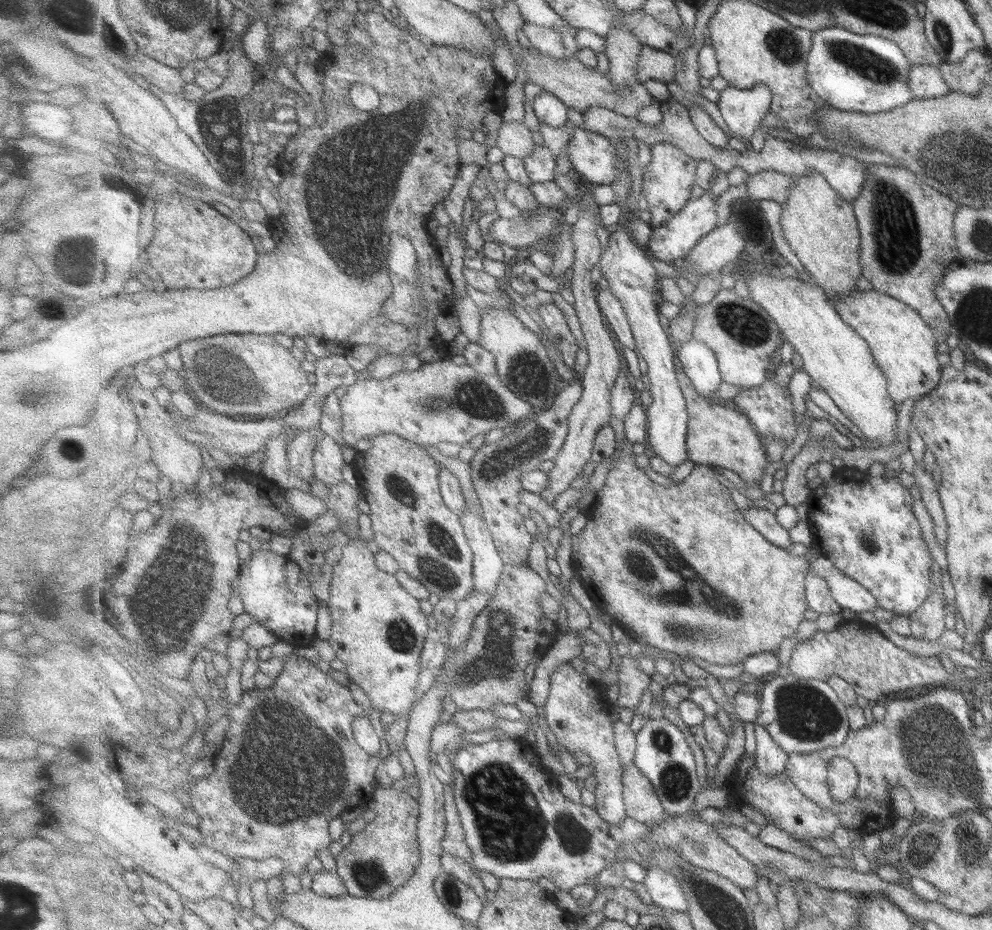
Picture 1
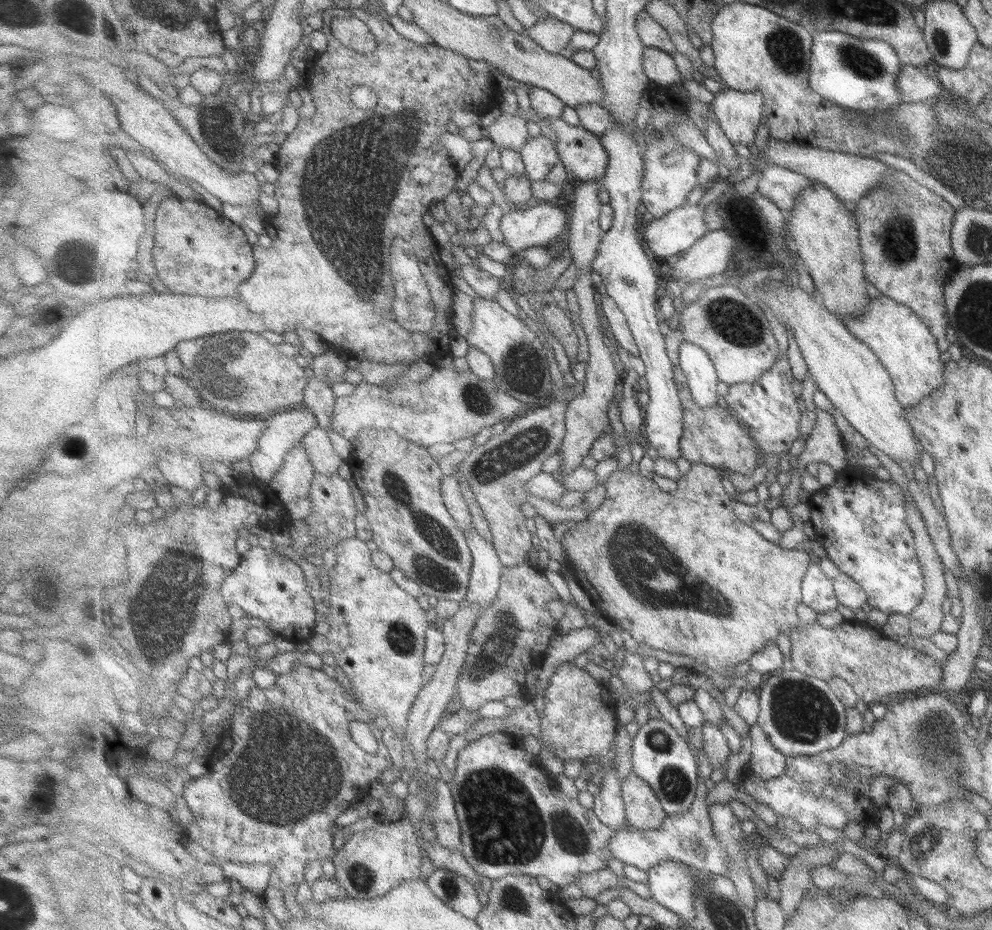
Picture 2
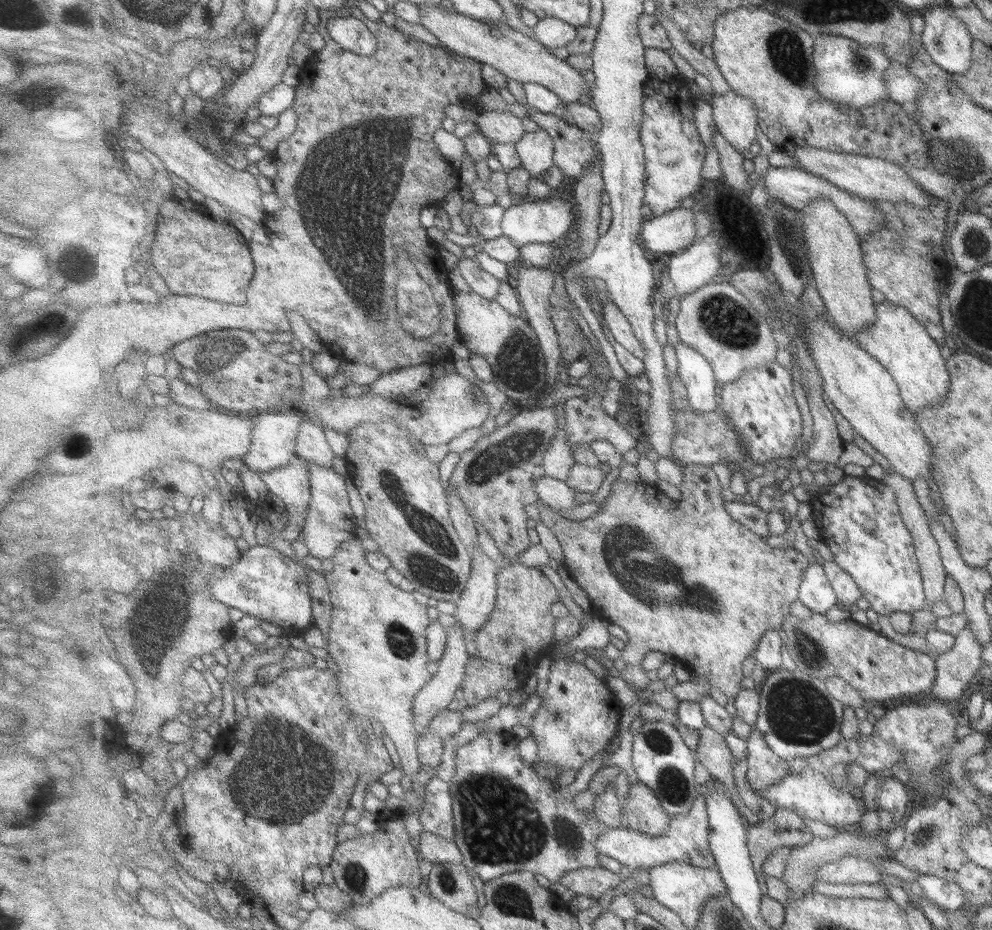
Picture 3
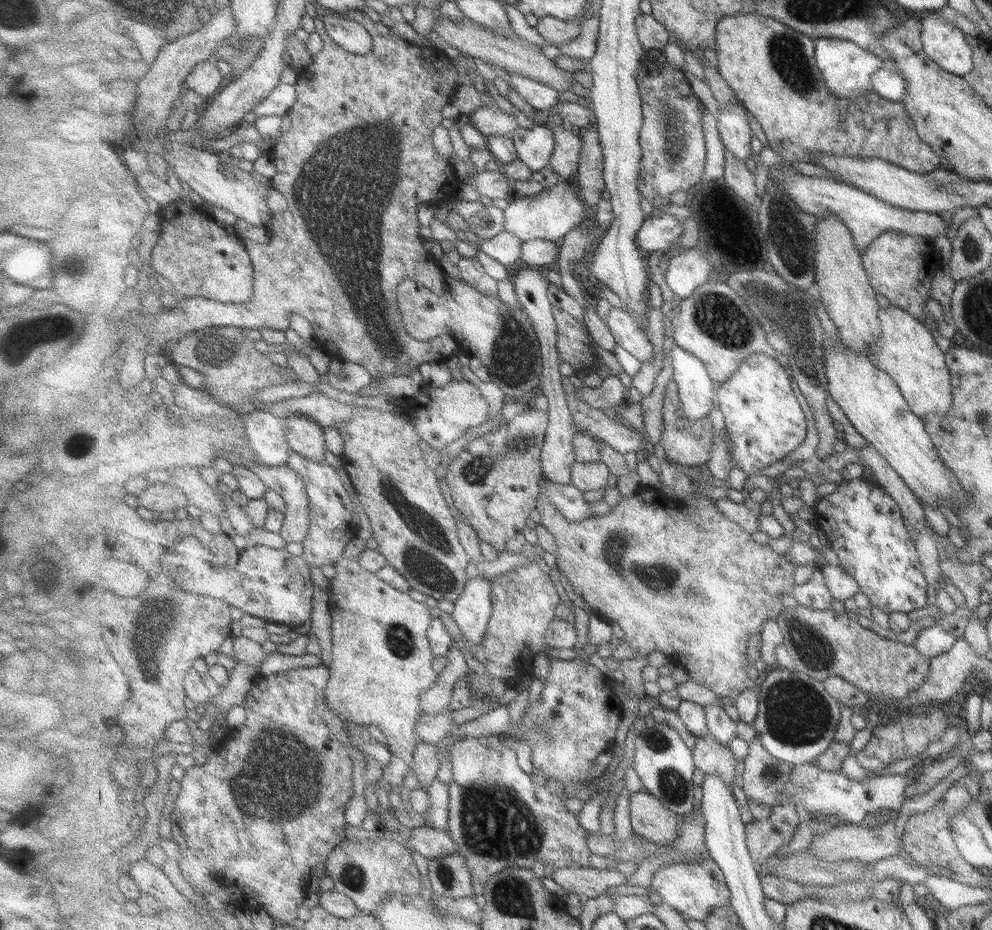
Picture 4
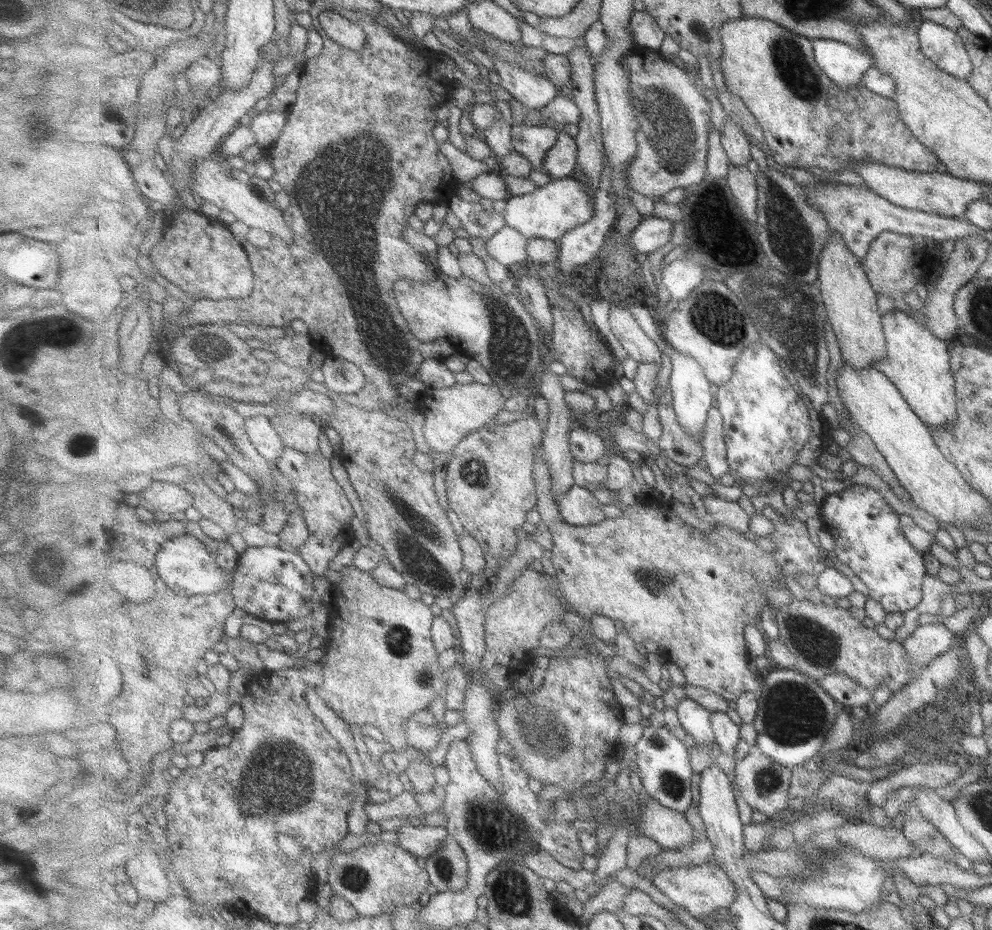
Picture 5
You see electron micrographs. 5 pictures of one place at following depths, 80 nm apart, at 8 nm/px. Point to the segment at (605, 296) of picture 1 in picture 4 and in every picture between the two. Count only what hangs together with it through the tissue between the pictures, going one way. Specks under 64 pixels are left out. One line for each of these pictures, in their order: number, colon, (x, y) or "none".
2: (619, 326)
3: (619, 326)
4: (628, 334)

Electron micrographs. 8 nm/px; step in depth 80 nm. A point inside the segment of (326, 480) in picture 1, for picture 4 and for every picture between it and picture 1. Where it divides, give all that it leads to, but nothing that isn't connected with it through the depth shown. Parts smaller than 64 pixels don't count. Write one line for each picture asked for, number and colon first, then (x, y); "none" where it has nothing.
2: (324, 457)
3: (312, 445)
4: (305, 436)

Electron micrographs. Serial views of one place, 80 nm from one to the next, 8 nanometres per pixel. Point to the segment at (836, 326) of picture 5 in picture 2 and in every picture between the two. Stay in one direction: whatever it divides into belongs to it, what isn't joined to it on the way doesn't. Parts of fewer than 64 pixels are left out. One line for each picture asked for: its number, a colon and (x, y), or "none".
2: (827, 235)
3: (834, 248)
4: (844, 286)

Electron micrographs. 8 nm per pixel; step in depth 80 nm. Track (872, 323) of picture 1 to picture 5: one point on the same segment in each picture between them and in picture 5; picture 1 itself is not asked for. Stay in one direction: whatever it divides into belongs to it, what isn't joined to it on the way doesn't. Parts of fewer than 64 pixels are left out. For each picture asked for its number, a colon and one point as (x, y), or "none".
2: (900, 339)
3: (901, 343)
4: (907, 351)
5: (919, 363)

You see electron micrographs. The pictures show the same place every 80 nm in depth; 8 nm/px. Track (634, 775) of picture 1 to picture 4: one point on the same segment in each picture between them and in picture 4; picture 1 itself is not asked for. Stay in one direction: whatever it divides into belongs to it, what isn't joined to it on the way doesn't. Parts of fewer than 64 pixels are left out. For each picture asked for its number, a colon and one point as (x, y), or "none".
2: (644, 811)
3: (645, 813)
4: (651, 819)

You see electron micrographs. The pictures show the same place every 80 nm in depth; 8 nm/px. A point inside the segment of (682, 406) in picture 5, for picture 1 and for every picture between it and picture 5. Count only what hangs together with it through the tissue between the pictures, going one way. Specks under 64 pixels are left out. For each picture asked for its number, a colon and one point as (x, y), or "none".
1: (699, 363)
2: (699, 369)
3: (696, 372)
4: (697, 389)

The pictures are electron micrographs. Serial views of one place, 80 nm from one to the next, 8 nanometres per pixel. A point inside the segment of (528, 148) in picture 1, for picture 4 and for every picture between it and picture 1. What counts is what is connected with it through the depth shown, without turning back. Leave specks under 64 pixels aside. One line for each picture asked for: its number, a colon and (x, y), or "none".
2: (509, 131)
3: (502, 127)
4: (490, 121)

